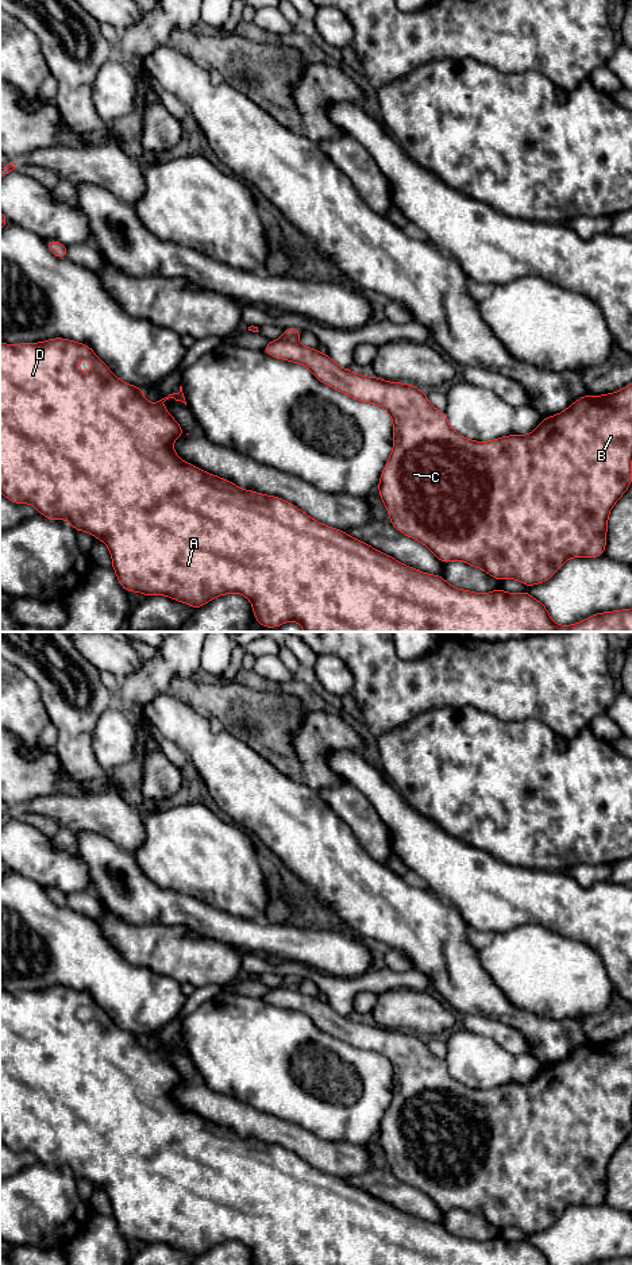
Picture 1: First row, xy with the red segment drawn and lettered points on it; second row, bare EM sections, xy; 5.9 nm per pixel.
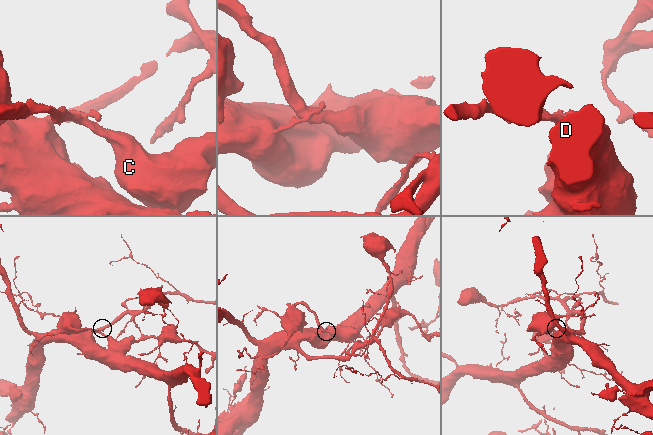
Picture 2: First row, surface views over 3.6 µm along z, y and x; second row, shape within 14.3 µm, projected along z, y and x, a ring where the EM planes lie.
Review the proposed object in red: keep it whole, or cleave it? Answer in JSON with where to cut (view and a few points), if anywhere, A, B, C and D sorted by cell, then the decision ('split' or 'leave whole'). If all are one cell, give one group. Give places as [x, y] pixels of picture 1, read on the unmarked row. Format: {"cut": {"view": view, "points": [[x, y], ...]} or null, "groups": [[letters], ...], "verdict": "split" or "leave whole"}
{"cut": {"view": "xy", "points": [[284, 984], [295, 987]]}, "groups": [["A", "D"], ["B", "C"]], "verdict": "split"}

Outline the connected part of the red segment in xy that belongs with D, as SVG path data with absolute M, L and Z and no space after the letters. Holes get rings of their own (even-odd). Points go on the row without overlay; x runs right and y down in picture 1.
M53 986L39 991L7 992L0 991L0 1139L14 1152L31 1152L38 1161L49 1168L68 1168L76 1180L85 1179L103 1188L112 1204L112 1216L120 1234L127 1239L138 1239L146 1245L167 1243L199 1257L211 1247L238 1241L251 1249L255 1265L550 1265L548 1257L528 1241L505 1241L501 1237L486 1242L460 1238L448 1233L442 1223L425 1222L392 1204L357 1188L347 1180L324 1173L304 1161L296 1153L274 1143L254 1138L242 1138L228 1127L205 1121L184 1110L173 1098L173 1089L186 1080L163 1056L169 1046L186 1053L182 1034L178 1041L149 1052L140 1034L120 1029L97 1002L86 992L63 986ZM89 1006L93 1017L84 1022L77 1013Z

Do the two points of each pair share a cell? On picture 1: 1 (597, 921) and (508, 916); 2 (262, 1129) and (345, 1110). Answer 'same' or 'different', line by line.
1: same
2: different

